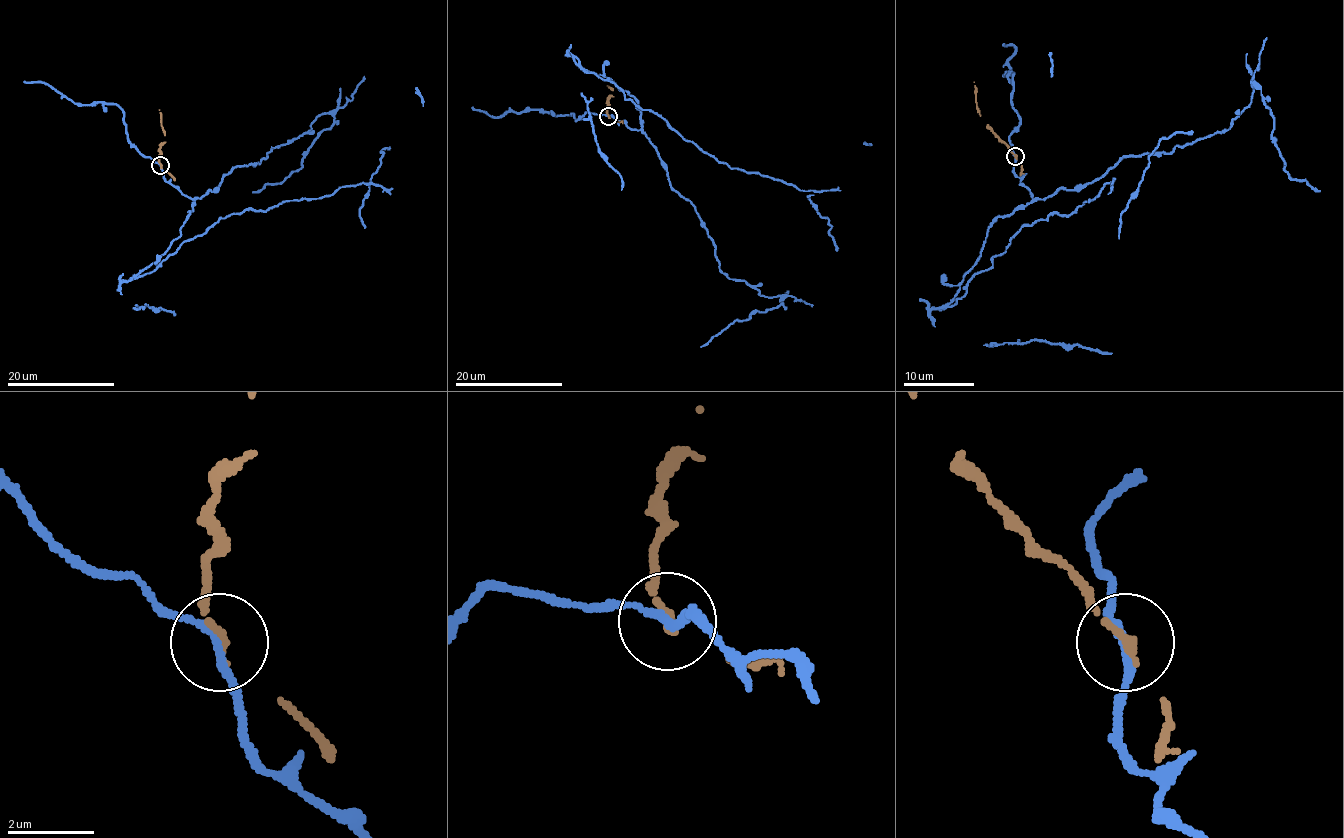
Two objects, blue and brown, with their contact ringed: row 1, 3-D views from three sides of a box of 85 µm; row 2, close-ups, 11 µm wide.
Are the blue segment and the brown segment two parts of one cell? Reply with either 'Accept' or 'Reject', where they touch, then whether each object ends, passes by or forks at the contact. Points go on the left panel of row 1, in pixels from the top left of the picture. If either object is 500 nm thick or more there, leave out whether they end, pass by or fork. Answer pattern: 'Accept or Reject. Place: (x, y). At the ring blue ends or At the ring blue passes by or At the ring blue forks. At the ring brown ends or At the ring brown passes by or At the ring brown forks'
Reject. Place: (160, 165). At the ring blue passes by. At the ring brown ends

